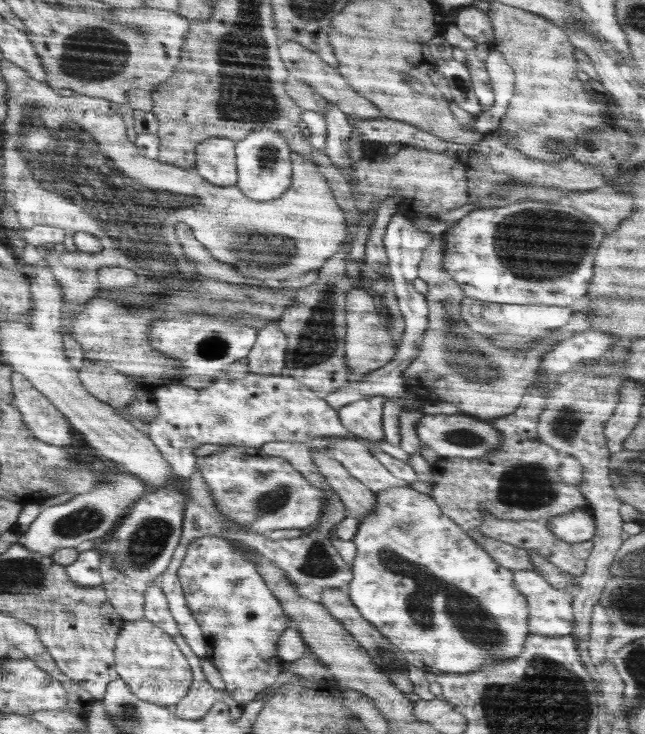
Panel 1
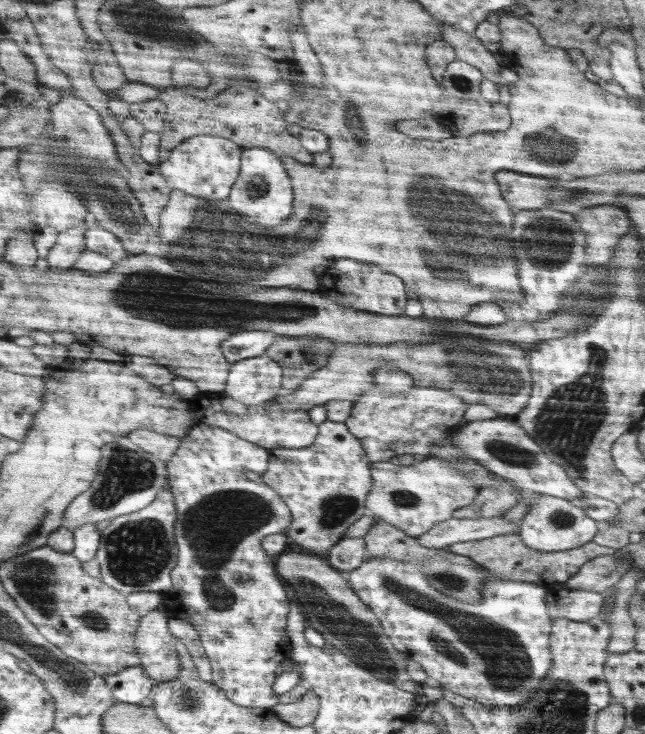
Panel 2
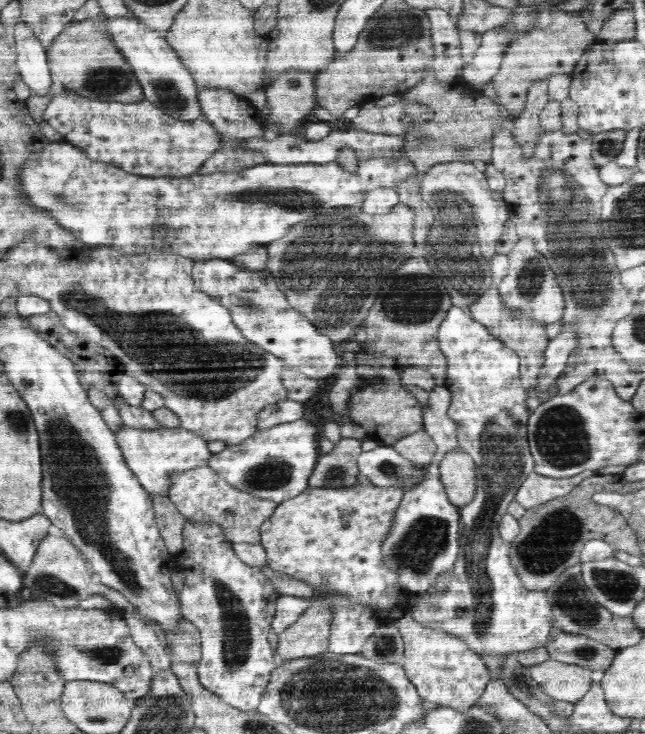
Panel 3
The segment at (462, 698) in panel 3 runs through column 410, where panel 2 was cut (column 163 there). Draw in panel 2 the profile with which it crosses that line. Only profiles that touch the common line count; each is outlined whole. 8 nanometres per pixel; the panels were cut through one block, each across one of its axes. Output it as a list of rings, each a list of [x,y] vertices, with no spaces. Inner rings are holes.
[[[154,609],[140,617],[135,632],[134,648],[139,665],[154,683],[173,680],[181,669],[168,621],[164,611]]]

